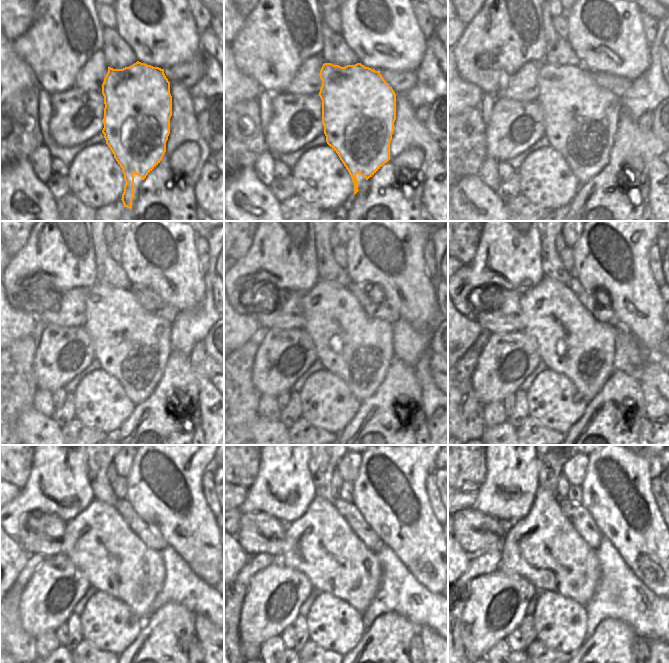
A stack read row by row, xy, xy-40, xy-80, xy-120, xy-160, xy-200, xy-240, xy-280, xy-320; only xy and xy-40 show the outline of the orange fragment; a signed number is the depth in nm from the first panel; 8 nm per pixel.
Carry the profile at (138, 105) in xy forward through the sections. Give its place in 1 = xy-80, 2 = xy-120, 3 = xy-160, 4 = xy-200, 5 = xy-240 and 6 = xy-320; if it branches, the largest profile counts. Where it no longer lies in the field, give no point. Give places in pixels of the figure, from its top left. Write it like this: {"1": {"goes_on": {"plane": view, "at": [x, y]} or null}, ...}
{"1": {"goes_on": {"plane": "xy-80", "at": [581, 119]}}, "2": {"goes_on": {"plane": "xy-120", "at": [131, 344]}}, "3": {"goes_on": {"plane": "xy-160", "at": [357, 348]}}, "4": {"goes_on": {"plane": "xy-200", "at": [571, 342]}}, "5": {"goes_on": {"plane": "xy-240", "at": [114, 560]}}, "6": {"goes_on": {"plane": "xy-320", "at": [544, 548]}}}

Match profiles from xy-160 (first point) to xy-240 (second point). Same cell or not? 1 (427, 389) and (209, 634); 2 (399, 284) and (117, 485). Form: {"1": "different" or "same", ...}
{"1": "same", "2": "different"}

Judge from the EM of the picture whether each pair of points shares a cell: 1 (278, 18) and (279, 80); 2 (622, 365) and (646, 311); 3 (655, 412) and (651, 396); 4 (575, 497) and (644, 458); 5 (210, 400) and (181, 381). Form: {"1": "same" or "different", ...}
{"1": "same", "2": "different", "3": "same", "4": "different", "5": "different"}

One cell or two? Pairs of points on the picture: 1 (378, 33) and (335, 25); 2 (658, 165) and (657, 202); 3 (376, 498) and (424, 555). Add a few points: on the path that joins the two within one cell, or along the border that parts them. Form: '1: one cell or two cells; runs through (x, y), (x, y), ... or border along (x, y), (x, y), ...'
1: two cells; border along (339, 11), (342, 32)
2: one cell; runs through (658, 174), (656, 193)
3: one cell; runs through (392, 514), (396, 518), (396, 536), (408, 541)

